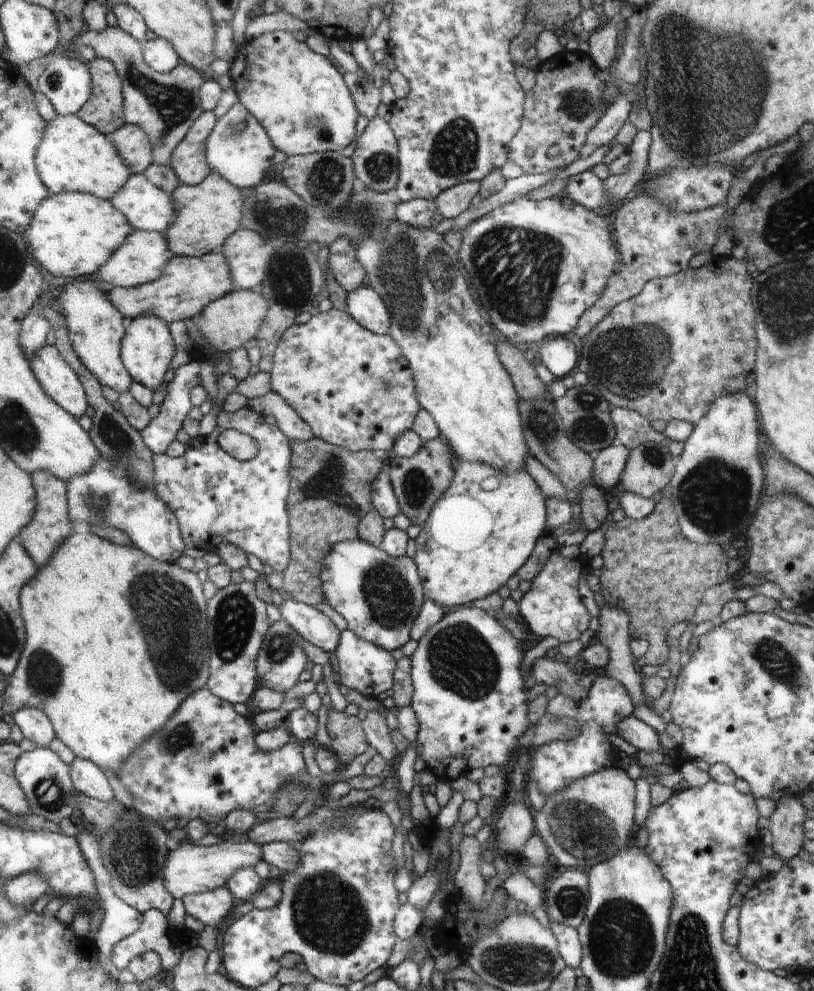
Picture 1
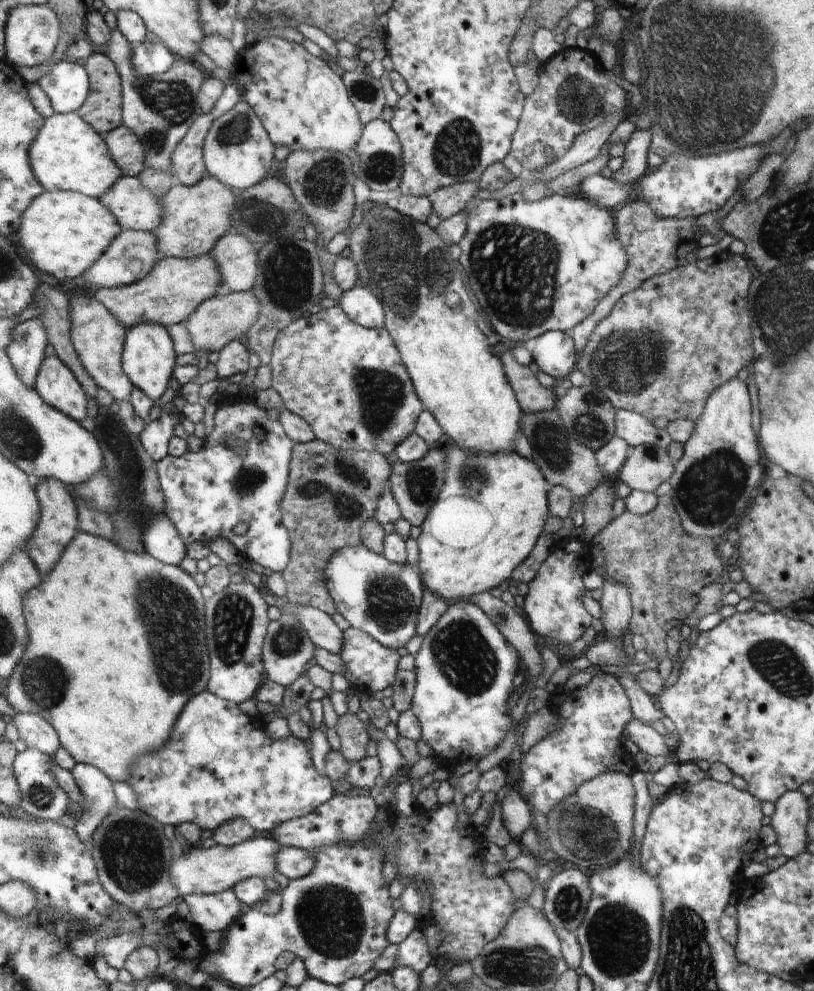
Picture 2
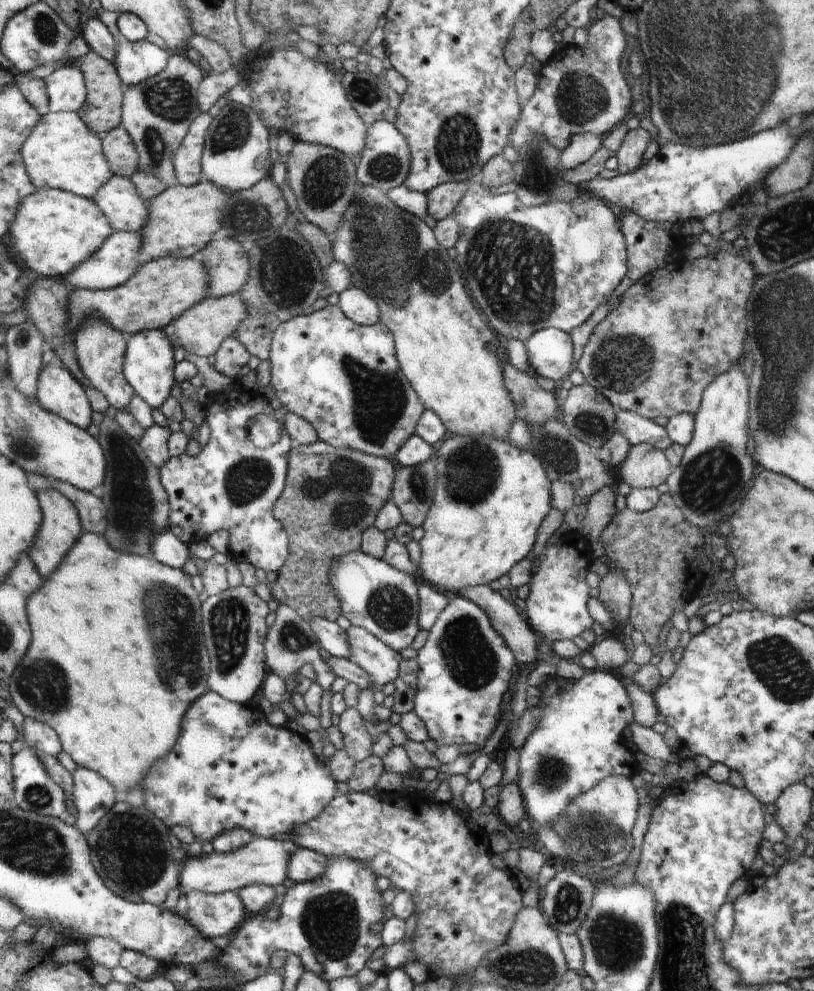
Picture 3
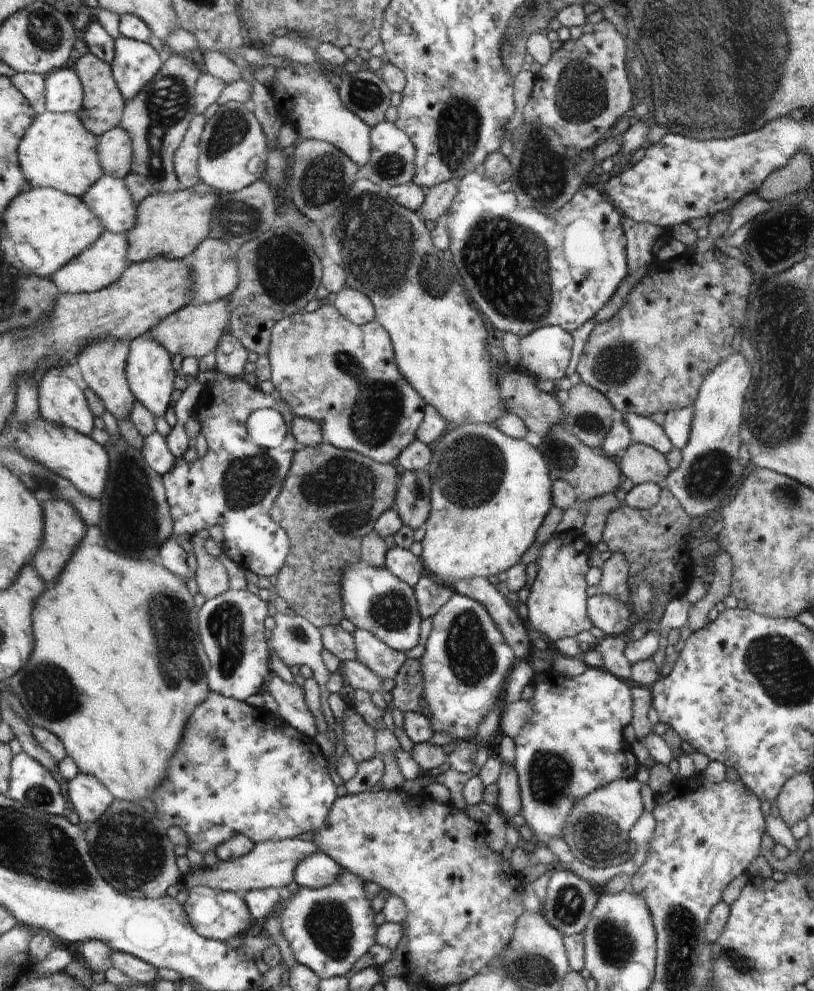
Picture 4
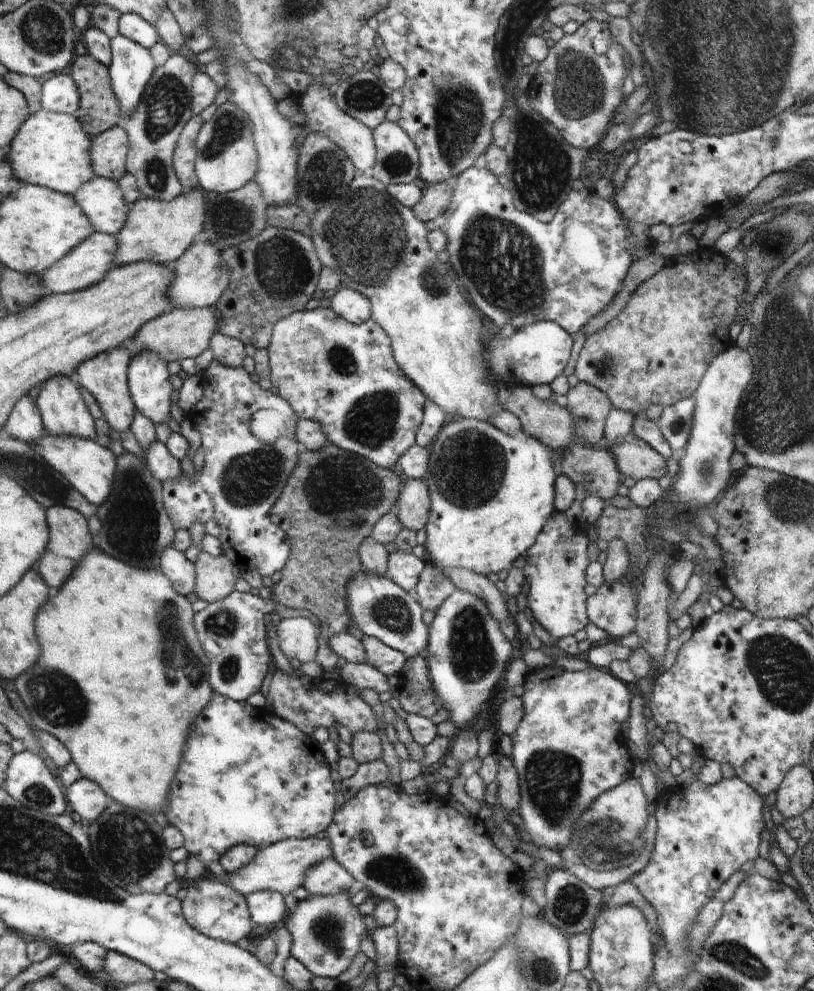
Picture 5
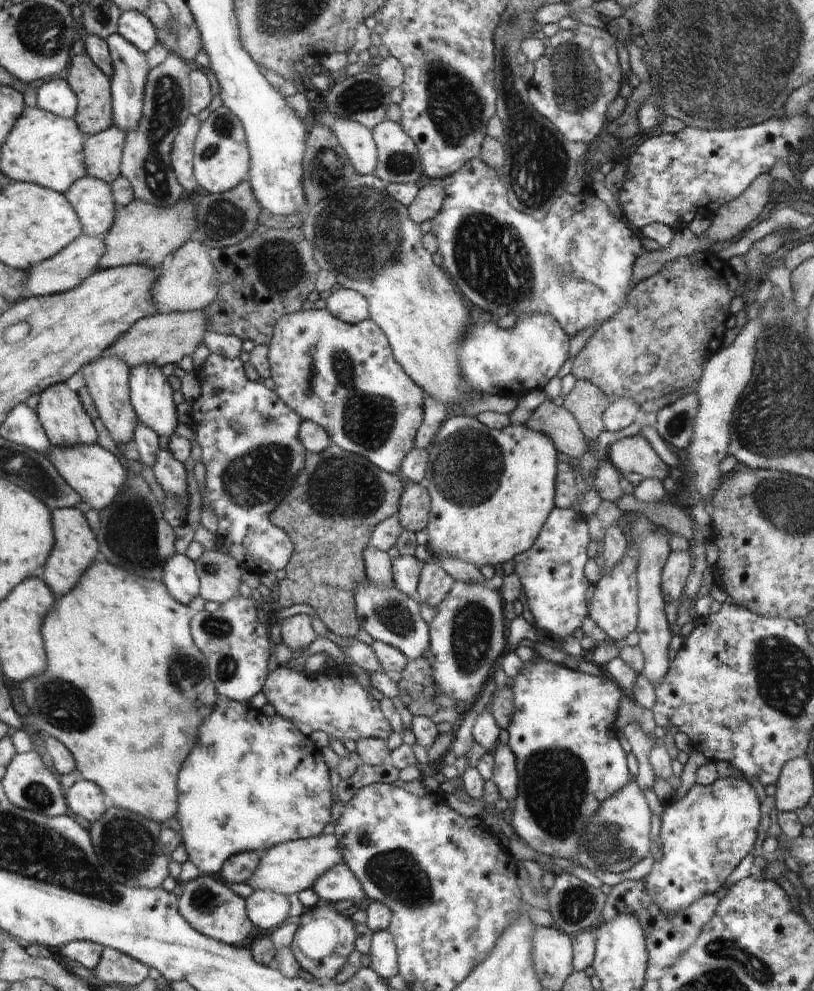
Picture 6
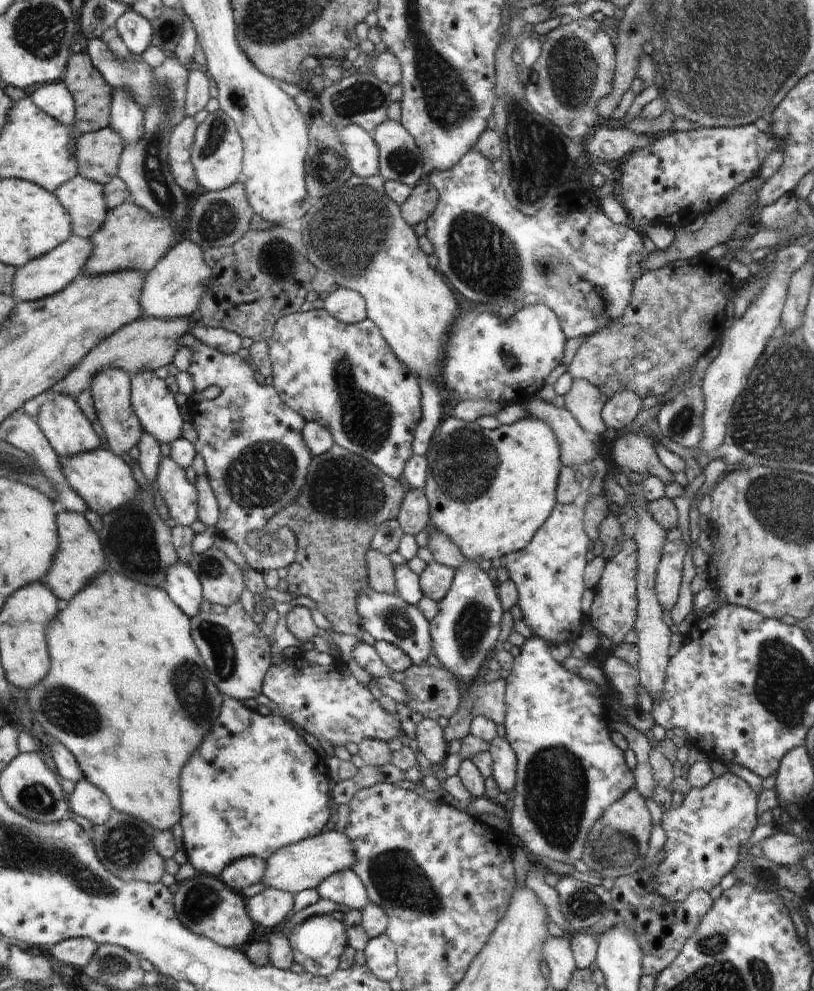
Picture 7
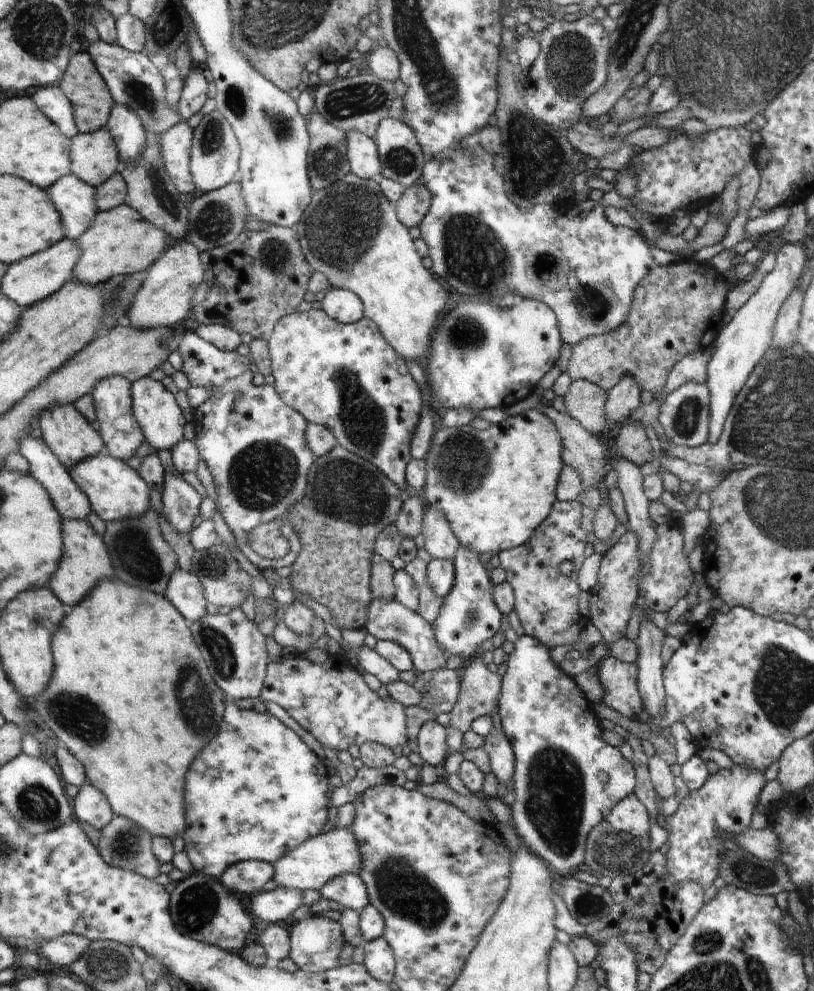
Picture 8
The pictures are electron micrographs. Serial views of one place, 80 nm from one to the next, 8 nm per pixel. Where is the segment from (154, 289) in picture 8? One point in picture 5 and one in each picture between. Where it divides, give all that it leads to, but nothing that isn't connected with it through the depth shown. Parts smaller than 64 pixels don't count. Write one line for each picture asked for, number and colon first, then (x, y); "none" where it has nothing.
5: (201, 278)
6: (188, 281)
7: (174, 288)

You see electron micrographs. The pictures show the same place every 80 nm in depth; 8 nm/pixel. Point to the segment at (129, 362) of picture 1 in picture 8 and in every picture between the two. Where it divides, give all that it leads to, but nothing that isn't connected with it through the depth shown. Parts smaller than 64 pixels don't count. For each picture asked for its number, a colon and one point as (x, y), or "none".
2: (150, 359)
3: (150, 364)
4: (151, 374)
5: (151, 390)
6: (151, 394)
7: (153, 403)
8: (155, 409)

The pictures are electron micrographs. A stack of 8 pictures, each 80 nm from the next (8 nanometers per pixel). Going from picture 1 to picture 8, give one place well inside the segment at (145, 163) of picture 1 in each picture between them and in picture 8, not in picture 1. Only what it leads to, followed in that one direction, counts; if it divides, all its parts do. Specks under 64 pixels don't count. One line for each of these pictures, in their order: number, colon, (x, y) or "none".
2: (126, 149)
3: (119, 147)
4: (116, 147)
5: (110, 149)
6: (104, 150)
7: (99, 153)
8: (95, 158)

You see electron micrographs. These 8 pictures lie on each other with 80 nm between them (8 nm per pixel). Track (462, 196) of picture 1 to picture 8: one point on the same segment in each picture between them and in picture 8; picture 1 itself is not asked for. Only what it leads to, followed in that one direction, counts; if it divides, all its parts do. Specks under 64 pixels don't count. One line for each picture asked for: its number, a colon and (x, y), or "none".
2: (446, 202)
3: (442, 201)
4: (438, 199)
5: (436, 198)
6: (428, 202)
7: (423, 199)
8: (412, 207)

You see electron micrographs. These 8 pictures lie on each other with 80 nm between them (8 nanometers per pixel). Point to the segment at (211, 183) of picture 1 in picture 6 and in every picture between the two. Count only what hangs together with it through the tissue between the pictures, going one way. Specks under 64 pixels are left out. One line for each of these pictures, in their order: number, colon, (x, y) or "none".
2: (194, 217)
3: (182, 220)
4: (173, 225)
5: (156, 231)
6: (143, 233)

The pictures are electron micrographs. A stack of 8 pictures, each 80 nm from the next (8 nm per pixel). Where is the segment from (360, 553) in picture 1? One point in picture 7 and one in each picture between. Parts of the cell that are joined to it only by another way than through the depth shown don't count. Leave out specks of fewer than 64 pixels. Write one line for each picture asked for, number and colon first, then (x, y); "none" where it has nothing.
2: (383, 598)
3: (374, 595)
4: (374, 599)
5: (381, 608)
6: (387, 614)
7: (387, 617)

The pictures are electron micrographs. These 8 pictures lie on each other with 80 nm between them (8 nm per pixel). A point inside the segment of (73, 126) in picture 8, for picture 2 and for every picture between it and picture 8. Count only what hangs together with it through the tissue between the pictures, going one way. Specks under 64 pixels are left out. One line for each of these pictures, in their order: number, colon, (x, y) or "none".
2: (66, 83)
3: (66, 87)
4: (64, 92)
5: (60, 94)
6: (56, 96)
7: (54, 98)

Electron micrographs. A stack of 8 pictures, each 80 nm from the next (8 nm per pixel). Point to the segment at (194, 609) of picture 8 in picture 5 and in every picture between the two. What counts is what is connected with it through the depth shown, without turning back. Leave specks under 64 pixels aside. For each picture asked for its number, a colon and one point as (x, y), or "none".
5: (174, 563)
6: (180, 576)
7: (183, 585)

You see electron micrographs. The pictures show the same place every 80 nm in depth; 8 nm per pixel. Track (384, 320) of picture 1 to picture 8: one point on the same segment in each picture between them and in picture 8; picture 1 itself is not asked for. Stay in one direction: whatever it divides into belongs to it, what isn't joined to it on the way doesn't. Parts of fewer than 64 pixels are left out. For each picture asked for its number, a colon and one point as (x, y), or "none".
2: (361, 304)
3: (358, 305)
4: (354, 305)
5: (349, 304)
6: (347, 304)
7: (348, 306)
8: (345, 306)

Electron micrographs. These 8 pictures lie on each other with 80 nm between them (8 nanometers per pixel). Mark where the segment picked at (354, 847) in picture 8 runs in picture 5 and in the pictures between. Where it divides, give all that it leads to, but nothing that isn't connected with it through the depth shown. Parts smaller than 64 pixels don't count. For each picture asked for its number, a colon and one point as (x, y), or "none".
5: (280, 867)
6: (295, 865)
7: (304, 864)

